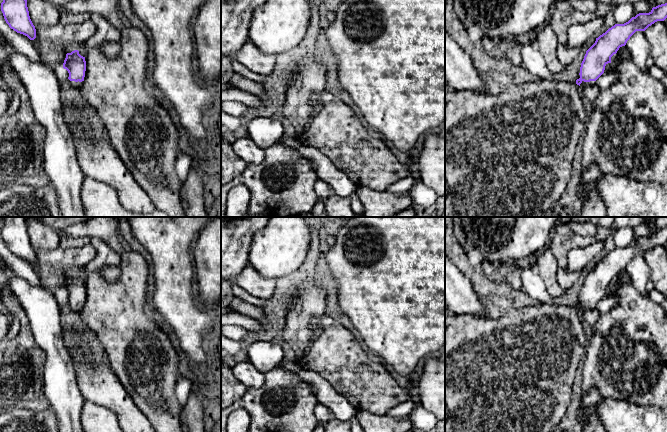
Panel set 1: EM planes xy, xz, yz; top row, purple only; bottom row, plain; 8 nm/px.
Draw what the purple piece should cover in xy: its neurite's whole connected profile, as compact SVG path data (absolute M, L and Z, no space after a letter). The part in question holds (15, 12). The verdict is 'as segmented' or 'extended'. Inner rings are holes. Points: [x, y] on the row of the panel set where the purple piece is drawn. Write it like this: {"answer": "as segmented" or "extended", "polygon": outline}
{"answer": "as segmented", "polygon": "M3 0L1 11L11 29L30 40L36 38L36 29L29 16L27 0Z"}

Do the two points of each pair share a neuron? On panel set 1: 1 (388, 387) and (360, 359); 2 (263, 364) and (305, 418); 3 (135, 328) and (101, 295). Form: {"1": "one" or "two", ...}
{"1": "one", "2": "two", "3": "one"}

